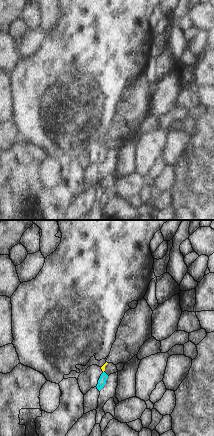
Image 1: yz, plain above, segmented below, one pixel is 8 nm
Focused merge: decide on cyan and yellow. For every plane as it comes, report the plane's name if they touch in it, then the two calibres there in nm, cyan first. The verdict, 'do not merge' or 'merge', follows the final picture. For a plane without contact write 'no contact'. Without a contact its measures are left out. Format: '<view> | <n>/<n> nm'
no contact

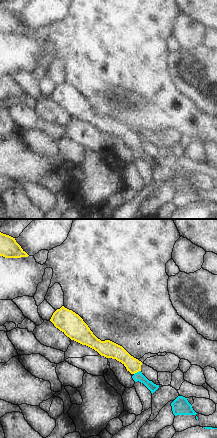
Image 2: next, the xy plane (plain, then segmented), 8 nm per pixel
xy | 70/120 nm

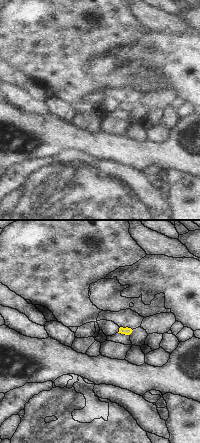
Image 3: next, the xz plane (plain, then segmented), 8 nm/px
no contact

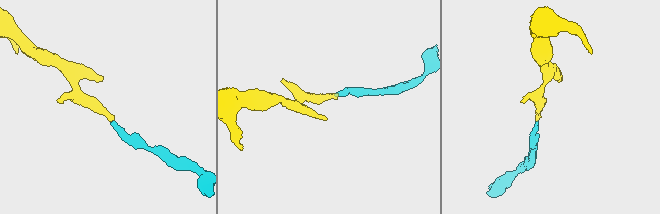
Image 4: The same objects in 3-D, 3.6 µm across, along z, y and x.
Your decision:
merge

